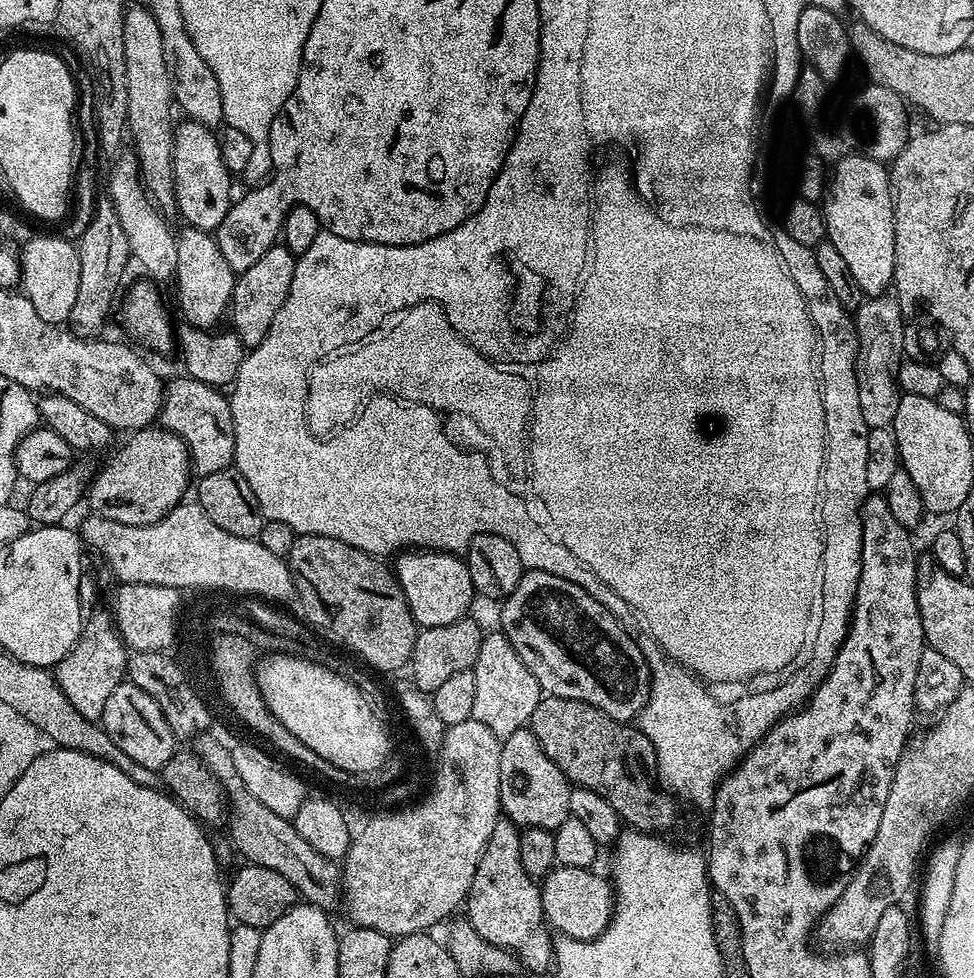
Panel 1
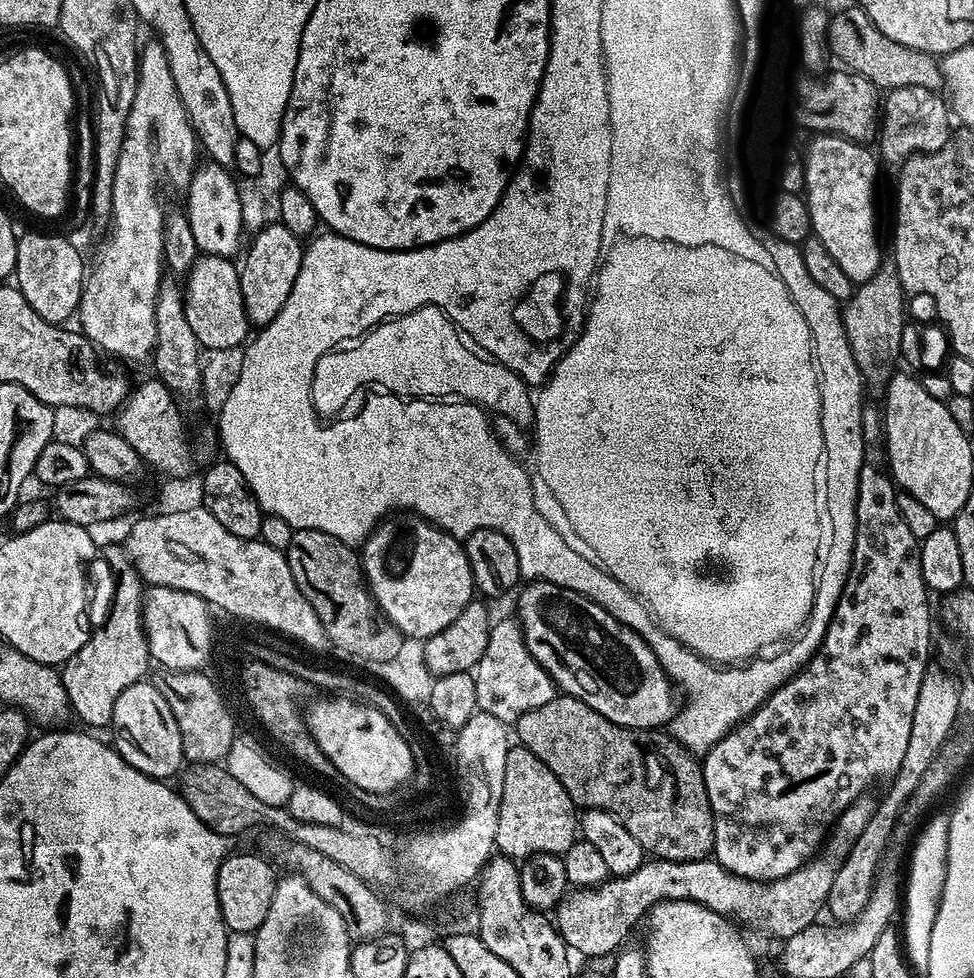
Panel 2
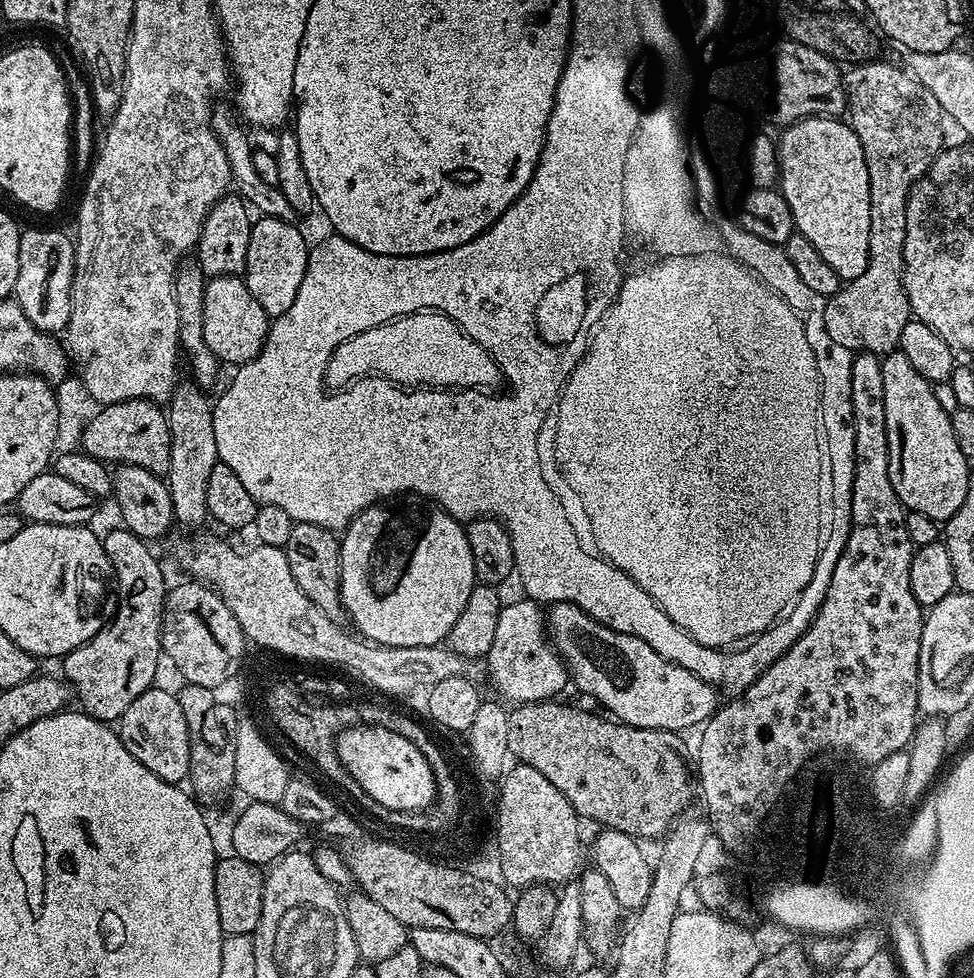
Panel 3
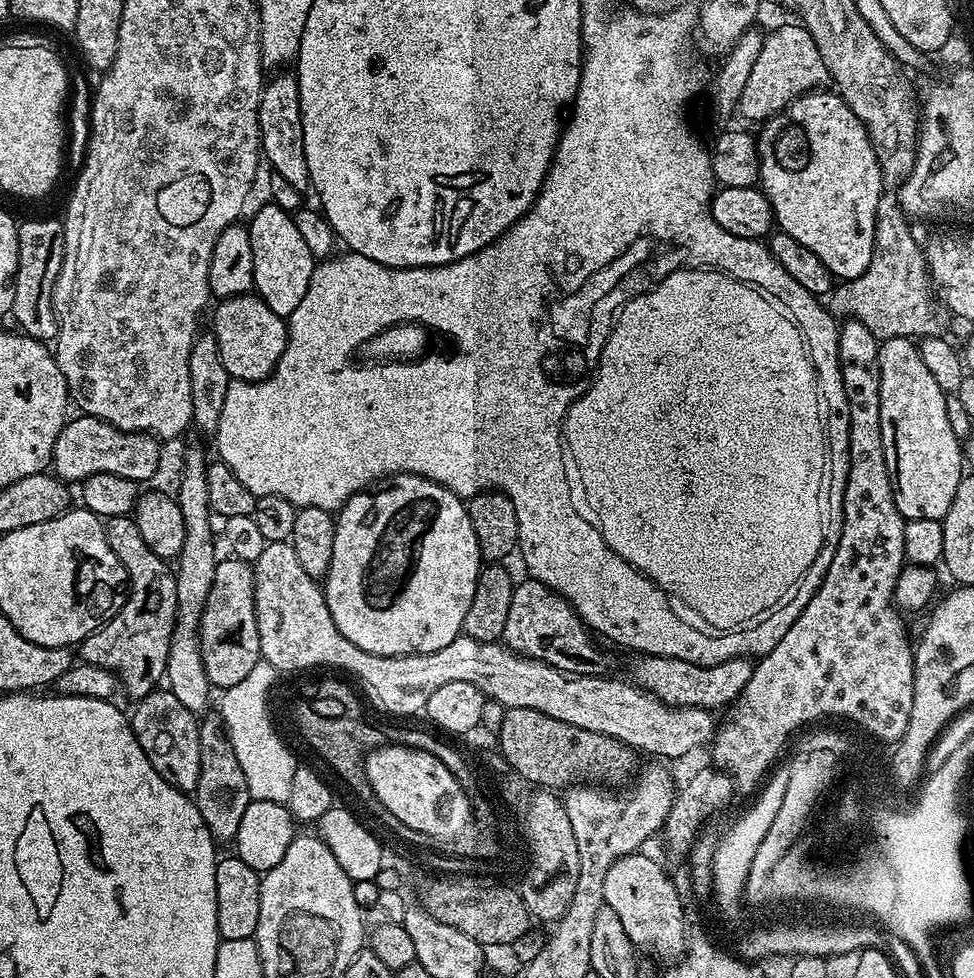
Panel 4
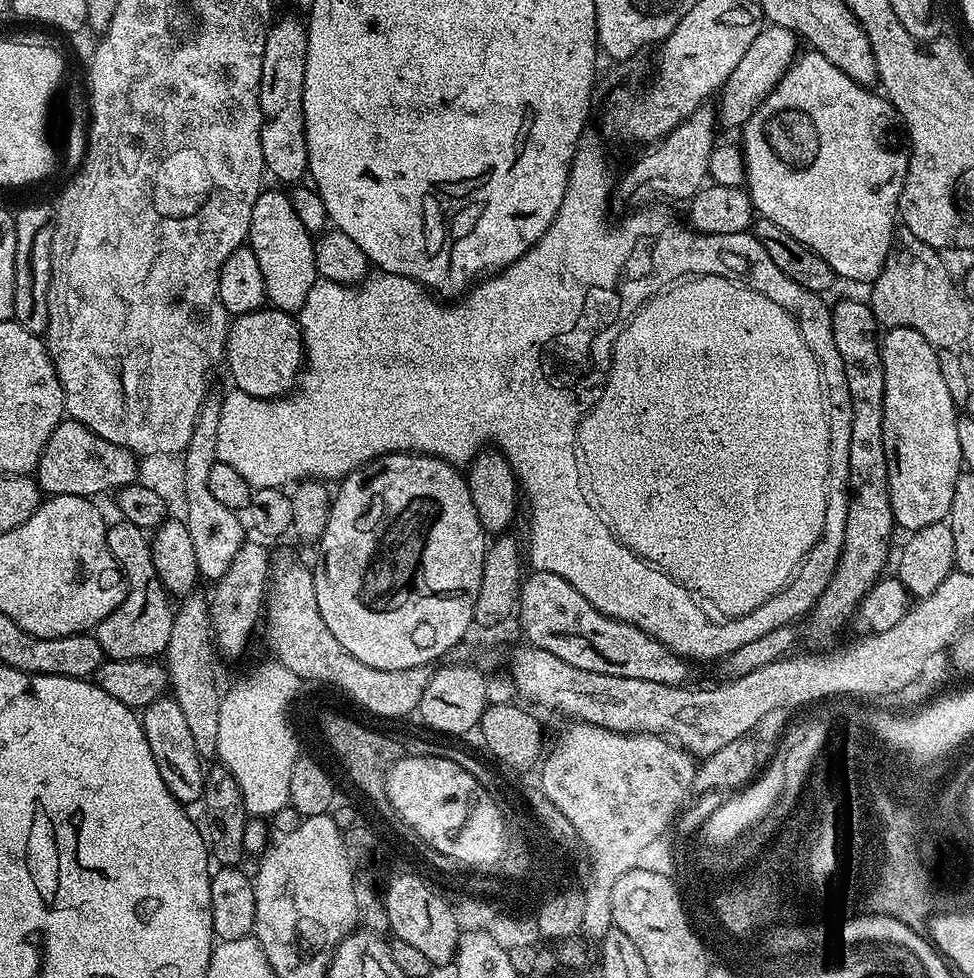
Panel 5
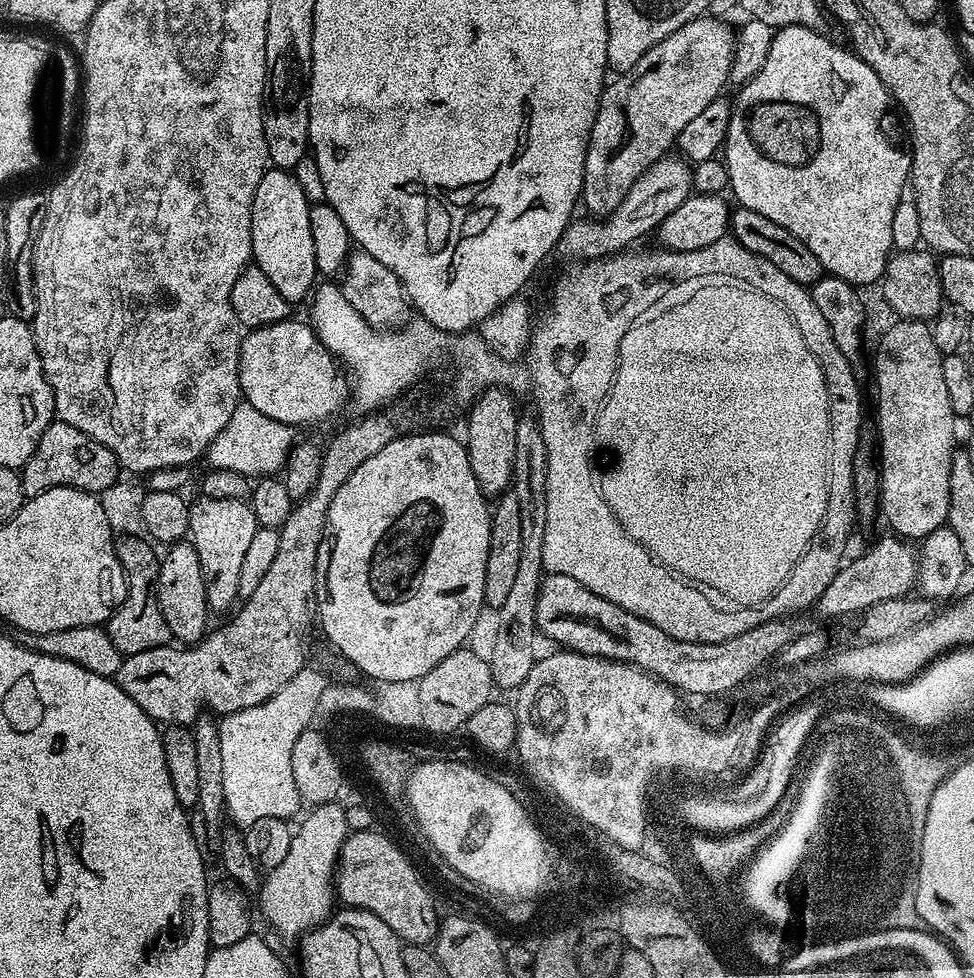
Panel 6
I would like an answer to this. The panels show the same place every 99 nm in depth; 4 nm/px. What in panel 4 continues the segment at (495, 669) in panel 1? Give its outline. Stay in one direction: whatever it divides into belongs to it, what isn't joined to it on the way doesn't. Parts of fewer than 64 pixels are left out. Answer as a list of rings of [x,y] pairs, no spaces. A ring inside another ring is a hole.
[[[524,578],[516,584],[502,640],[519,656],[541,660],[563,672],[602,676],[609,671],[608,656],[595,644],[597,641],[584,619],[568,605],[567,600],[550,590],[550,586],[531,578]]]

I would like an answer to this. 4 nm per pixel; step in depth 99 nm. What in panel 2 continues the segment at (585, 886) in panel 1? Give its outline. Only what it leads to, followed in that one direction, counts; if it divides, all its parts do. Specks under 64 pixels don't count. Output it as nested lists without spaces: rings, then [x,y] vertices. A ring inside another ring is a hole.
[[[650,858],[644,861],[638,870],[626,876],[609,877],[605,882],[593,888],[580,888],[565,895],[554,910],[554,923],[563,942],[573,953],[580,953],[590,958],[598,958],[615,953],[626,941],[636,922],[651,911],[661,900],[690,900],[704,905],[725,918],[735,918],[756,928],[778,940],[785,940],[801,933],[819,921],[819,914],[825,911],[830,884],[796,884],[797,873],[791,872],[780,879],[748,880],[726,871],[714,858],[688,860],[685,863],[674,863],[673,860],[657,860]]]

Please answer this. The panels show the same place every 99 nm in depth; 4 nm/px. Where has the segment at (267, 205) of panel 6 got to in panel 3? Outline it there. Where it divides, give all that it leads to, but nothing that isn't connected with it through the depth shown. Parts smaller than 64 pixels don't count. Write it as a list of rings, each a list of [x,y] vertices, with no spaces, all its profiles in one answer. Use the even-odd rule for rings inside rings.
[[[263,215],[252,225],[250,250],[246,250],[246,266],[242,278],[246,282],[250,294],[254,294],[254,298],[258,298],[258,306],[262,306],[262,310],[266,310],[266,314],[270,318],[281,316],[286,314],[286,310],[290,310],[290,305],[294,303],[294,298],[298,294],[298,286],[302,286],[302,278],[306,274],[310,244],[309,241],[304,241],[304,236],[298,229],[296,224],[287,224],[280,221],[278,217]]]

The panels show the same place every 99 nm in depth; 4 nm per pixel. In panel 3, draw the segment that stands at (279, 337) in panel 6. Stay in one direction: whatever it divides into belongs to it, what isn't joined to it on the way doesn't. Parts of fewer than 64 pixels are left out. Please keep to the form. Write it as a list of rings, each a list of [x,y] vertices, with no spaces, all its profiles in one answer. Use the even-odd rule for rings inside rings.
[[[213,276],[204,285],[204,301],[202,302],[202,335],[210,345],[210,350],[220,359],[221,365],[239,366],[250,362],[262,350],[268,337],[270,317],[262,306],[258,306],[258,298],[250,294],[246,282],[240,276]]]

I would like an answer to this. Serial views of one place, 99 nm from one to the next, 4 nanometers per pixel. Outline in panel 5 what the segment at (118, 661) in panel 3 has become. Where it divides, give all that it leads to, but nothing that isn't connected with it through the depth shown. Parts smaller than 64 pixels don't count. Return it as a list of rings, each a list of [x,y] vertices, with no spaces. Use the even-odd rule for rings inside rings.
[[[116,518],[116,521],[108,524],[106,542],[110,554],[119,562],[124,578],[128,581],[128,592],[124,595],[124,601],[101,624],[96,625],[95,638],[102,646],[105,657],[110,660],[150,660],[163,657],[170,642],[174,604],[158,578],[158,570],[154,570],[149,533],[134,526],[134,522]]]

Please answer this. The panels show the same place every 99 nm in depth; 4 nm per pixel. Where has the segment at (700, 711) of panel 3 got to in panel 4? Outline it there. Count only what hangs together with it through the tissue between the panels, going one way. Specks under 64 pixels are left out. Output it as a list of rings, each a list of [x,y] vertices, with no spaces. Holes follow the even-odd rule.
[[[641,655],[636,664],[634,683],[637,688],[654,694],[663,704],[672,708],[707,708],[717,710],[723,704],[731,705],[739,700],[746,682],[750,682],[753,661],[746,656],[730,658],[718,666],[698,666],[694,662],[682,662],[665,656]]]

